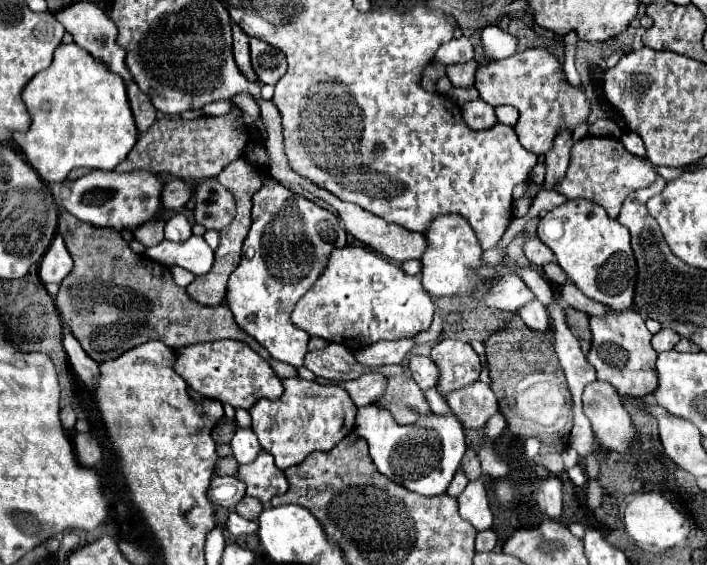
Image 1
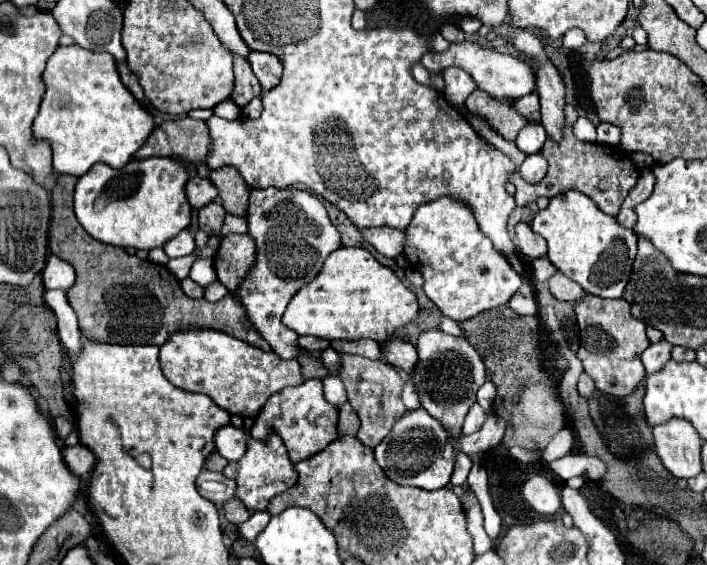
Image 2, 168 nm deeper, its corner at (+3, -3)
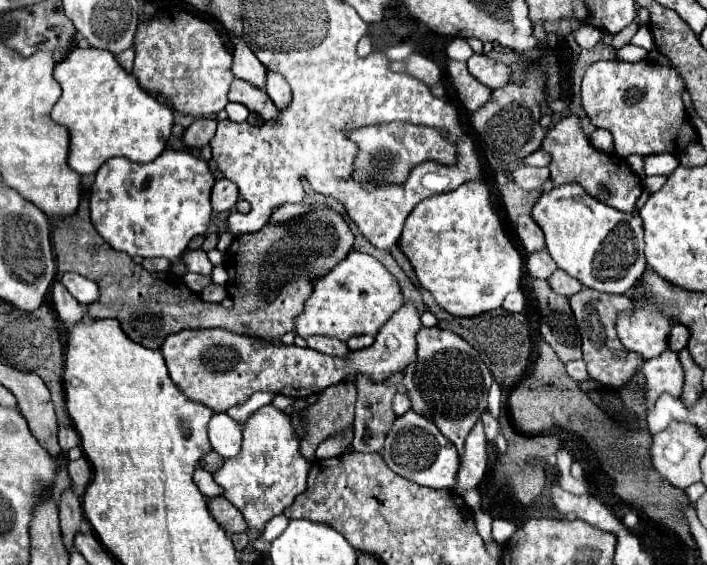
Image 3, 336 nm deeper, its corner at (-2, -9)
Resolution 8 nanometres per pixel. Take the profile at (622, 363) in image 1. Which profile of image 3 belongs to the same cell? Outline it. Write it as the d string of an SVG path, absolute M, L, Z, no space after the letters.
M584 288L582 292L578 292L578 296L570 298L570 306L582 334L582 352L590 378L614 388L624 386L644 364L644 358L636 352L628 352L616 334L618 312L632 310L634 302L628 296L610 296L610 294L594 292L592 288Z

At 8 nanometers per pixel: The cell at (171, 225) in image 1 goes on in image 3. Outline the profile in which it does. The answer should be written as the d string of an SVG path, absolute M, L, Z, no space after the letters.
M188 248L182 254L182 262L186 264L188 272L198 272L198 274L204 274L204 276L210 276L210 272L212 272L212 264L210 264L204 250L190 250Z

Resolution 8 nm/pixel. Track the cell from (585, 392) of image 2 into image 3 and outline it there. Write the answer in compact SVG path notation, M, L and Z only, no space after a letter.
M582 360L568 362L568 364L566 364L566 372L568 372L574 380L578 380L578 382L584 382L584 380L588 380L588 378L590 378L590 376L588 376L588 372L586 372L586 364L584 364Z

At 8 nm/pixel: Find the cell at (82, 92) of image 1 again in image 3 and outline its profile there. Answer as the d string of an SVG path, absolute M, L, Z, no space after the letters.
M70 48L62 62L54 66L54 78L62 86L62 96L52 108L52 120L62 124L70 132L70 150L68 150L68 166L78 174L94 174L108 158L128 158L138 164L152 162L166 148L166 140L170 138L170 130L174 124L174 114L168 106L160 104L154 96L138 86L138 80L120 68L114 54L106 50L94 48Z

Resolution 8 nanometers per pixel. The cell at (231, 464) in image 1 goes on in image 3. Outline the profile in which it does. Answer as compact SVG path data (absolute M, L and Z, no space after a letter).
M208 452L208 454L202 458L202 462L200 462L200 466L202 466L204 470L208 470L208 472L216 472L222 464L224 464L224 458L222 458L220 454L216 454L216 452Z

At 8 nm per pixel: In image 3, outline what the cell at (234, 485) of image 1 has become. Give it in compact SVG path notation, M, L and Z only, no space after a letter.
M198 468L194 472L194 482L198 486L198 490L206 496L206 498L216 498L216 496L222 496L222 486L218 486L212 478L210 472L206 472L204 468Z

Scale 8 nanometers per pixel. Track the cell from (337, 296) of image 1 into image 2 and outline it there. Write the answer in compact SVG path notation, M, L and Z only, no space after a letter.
M337 248L325 260L321 272L291 298L281 320L297 334L311 334L329 342L359 338L381 342L417 316L417 296L391 268L379 264L365 248Z

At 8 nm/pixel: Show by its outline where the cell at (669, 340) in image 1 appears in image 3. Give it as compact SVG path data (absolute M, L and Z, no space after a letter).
M664 350L660 356L650 358L642 366L642 374L646 378L646 406L650 408L654 400L662 394L682 394L682 384L684 384L684 372L678 360L678 354L672 350Z

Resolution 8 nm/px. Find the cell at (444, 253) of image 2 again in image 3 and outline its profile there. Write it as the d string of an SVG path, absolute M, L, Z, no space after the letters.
M466 182L460 188L422 200L408 216L398 242L418 282L456 318L472 318L502 306L506 294L520 290L522 256L504 234L490 204L488 186Z

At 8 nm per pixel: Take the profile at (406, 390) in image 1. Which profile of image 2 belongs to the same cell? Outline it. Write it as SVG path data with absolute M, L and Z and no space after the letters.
M339 354L339 358L341 358L341 366L343 366L343 374L339 374L339 378L345 384L349 404L353 406L353 410L357 412L357 416L361 420L357 438L365 446L375 448L389 434L393 422L397 418L401 418L403 412L407 410L401 404L403 380L397 374L397 370L383 360L369 360L369 358L361 358L361 356L353 356L353 354Z

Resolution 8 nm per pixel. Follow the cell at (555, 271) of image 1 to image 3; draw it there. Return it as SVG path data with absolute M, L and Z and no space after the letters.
M536 252L534 256L528 256L526 268L528 268L528 274L532 278L548 280L552 276L552 272L556 270L556 264L554 264L554 260L550 258L548 252Z

